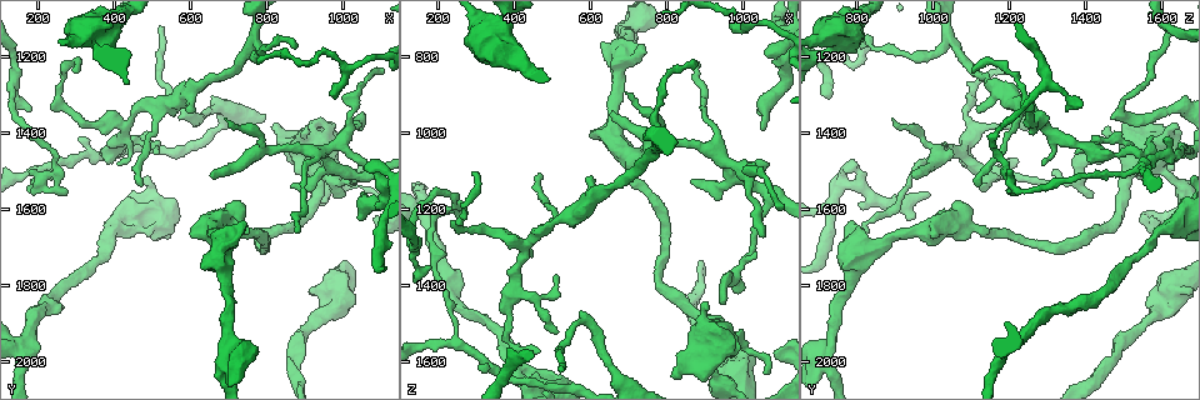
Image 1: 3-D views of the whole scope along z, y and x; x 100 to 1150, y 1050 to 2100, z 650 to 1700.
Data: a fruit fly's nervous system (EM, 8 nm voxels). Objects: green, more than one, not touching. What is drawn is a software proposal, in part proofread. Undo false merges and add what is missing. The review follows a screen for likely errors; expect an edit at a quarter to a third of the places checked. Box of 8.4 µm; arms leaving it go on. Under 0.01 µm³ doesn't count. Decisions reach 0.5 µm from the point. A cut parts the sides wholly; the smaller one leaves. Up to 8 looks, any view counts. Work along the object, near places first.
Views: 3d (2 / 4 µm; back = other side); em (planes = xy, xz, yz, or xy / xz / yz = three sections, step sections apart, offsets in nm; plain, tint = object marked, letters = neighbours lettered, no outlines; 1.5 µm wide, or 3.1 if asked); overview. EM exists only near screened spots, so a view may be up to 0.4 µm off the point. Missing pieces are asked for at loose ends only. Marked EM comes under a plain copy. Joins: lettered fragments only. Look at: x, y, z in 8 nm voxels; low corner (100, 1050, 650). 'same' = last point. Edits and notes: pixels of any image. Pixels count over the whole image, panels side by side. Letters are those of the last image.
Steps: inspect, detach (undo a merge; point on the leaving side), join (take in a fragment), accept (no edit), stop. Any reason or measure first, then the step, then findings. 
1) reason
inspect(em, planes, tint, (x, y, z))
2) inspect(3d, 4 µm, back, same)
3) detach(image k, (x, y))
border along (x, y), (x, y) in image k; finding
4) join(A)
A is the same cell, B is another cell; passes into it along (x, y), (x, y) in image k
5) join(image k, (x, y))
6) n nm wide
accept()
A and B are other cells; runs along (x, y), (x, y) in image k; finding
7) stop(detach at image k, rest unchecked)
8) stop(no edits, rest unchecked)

free end
inspect(3d, 2 µm, back, (525, 1115, 1630))

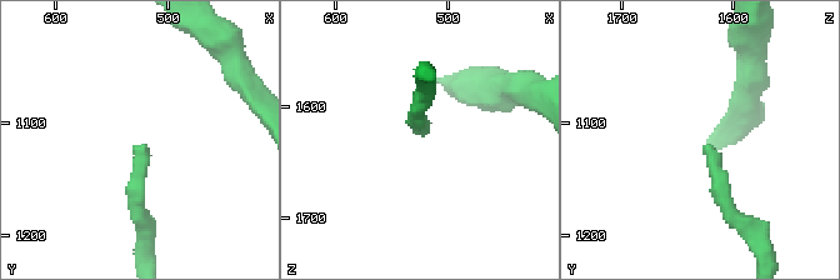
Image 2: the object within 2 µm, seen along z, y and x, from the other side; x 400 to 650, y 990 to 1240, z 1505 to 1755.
now the EM
inspect(em, planes, letters, (524, 1120, 1626))

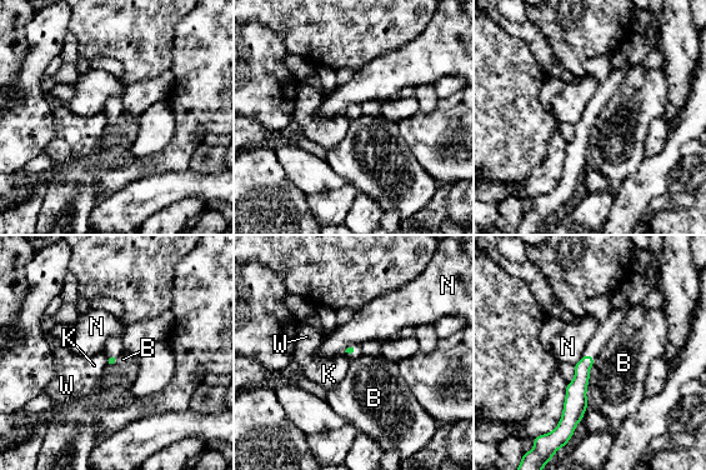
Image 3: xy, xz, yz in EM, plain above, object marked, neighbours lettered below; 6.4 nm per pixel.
B touches over 90 nm
accept()
B, K, N and W are other cells; no lettered fragment goes on from it

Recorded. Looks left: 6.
thin end
inspect(3d, 2 µm, (525, 1430, 1515))

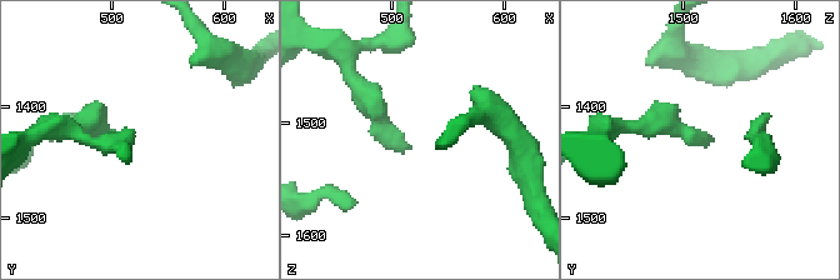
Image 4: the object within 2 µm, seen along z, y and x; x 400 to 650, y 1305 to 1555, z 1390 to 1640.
shape alone is not enough
inspect(em, xz, step 4, letters, (518, 1432, 1524))

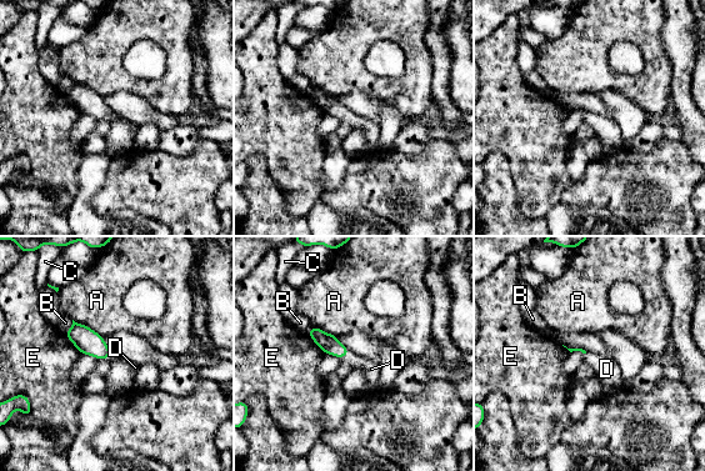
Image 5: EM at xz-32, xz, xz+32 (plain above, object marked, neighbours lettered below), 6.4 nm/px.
inspect(em, planes, letters, same)

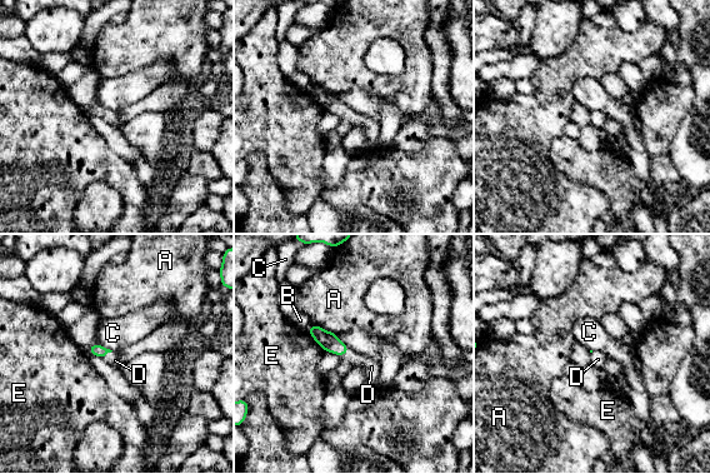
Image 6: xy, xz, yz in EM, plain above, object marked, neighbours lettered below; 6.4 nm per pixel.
join(D)
D is the same cell, A, B, C and E are other cells; passes into it along (98, 350), (108, 352), (113, 358) in image 6; it goes on there

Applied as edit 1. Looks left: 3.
stop(join at image 6, rest unchecked)

